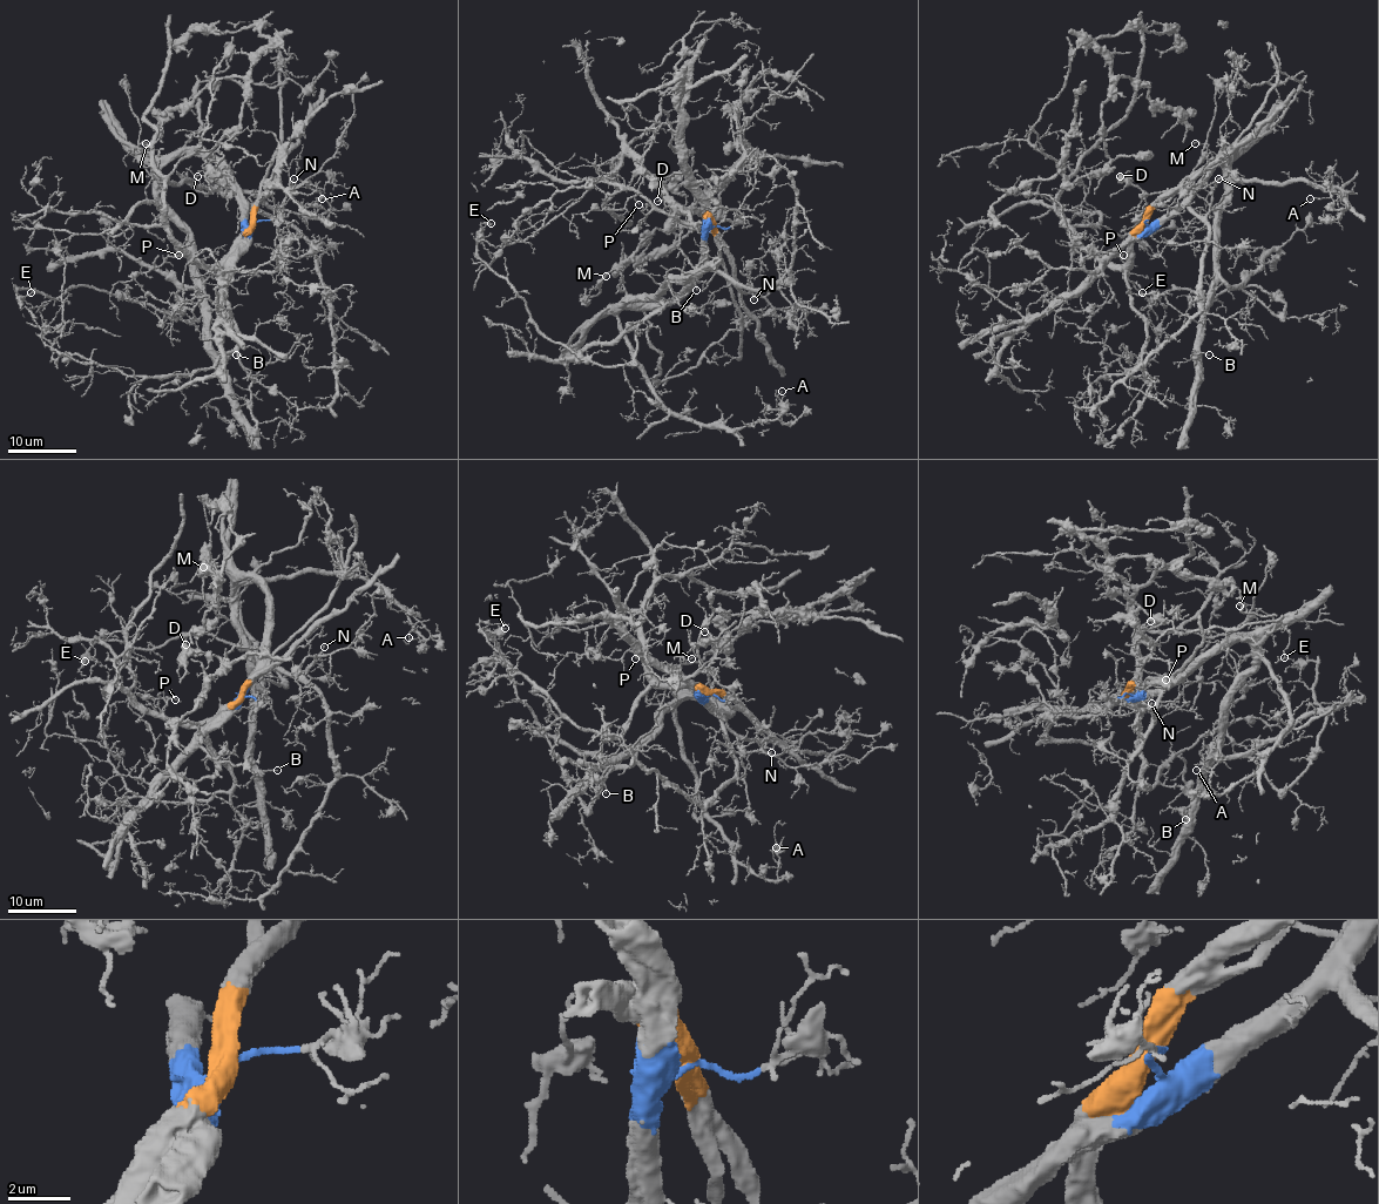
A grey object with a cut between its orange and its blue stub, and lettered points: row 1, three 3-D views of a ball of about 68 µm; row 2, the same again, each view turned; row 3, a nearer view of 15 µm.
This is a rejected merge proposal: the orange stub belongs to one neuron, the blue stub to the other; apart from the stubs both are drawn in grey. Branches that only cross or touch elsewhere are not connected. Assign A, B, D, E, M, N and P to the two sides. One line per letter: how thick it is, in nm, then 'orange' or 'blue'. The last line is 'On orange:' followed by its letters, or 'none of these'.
A: calibre 100 nm; blue
B: calibre 90 nm; blue
D: calibre 130 nm; blue
E: calibre 130 nm; blue
M: calibre 120 nm; blue
N: calibre 110 nm; blue
P: calibre 120 nm; orange
On orange: P

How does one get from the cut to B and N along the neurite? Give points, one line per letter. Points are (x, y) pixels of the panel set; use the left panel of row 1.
B: (254, 223), (243, 194), (207, 157), (180, 154), (159, 173), (159, 203), (188, 235), (207, 342), (236, 354)
N: (254, 223), (247, 224), (247, 209), (259, 209), (276, 216), (295, 177)

